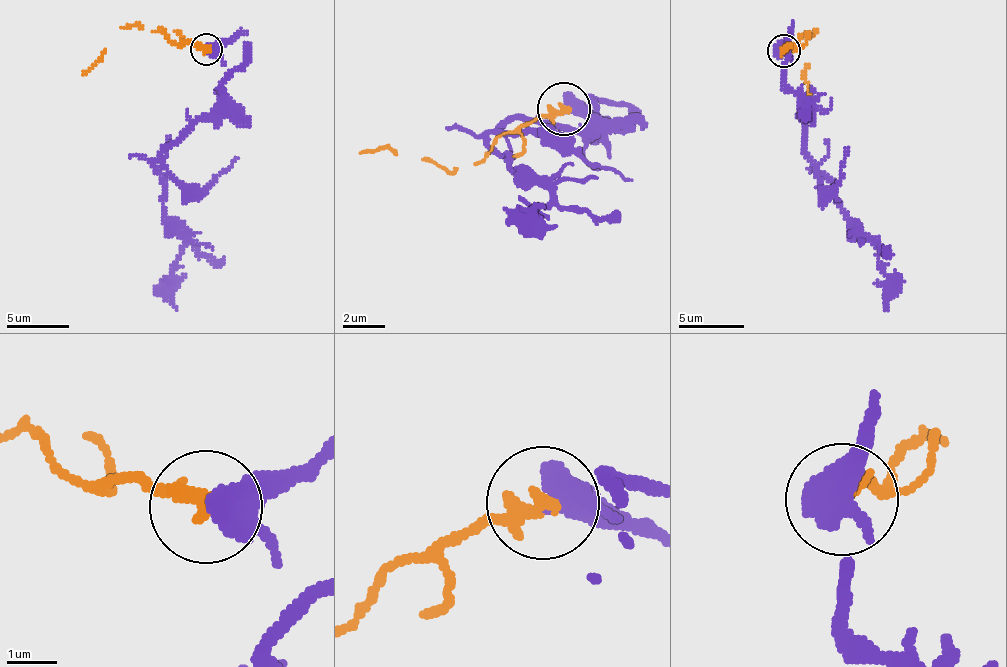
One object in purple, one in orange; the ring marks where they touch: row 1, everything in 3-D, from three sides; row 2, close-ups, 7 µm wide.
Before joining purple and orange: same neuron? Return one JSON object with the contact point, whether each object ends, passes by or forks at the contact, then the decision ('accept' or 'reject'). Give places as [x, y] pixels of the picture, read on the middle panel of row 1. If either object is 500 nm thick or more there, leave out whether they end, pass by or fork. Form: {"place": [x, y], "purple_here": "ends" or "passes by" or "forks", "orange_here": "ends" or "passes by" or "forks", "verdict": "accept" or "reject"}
{"place": [563, 109], "purple_here": "passes by", "orange_here": "ends", "verdict": "accept"}

